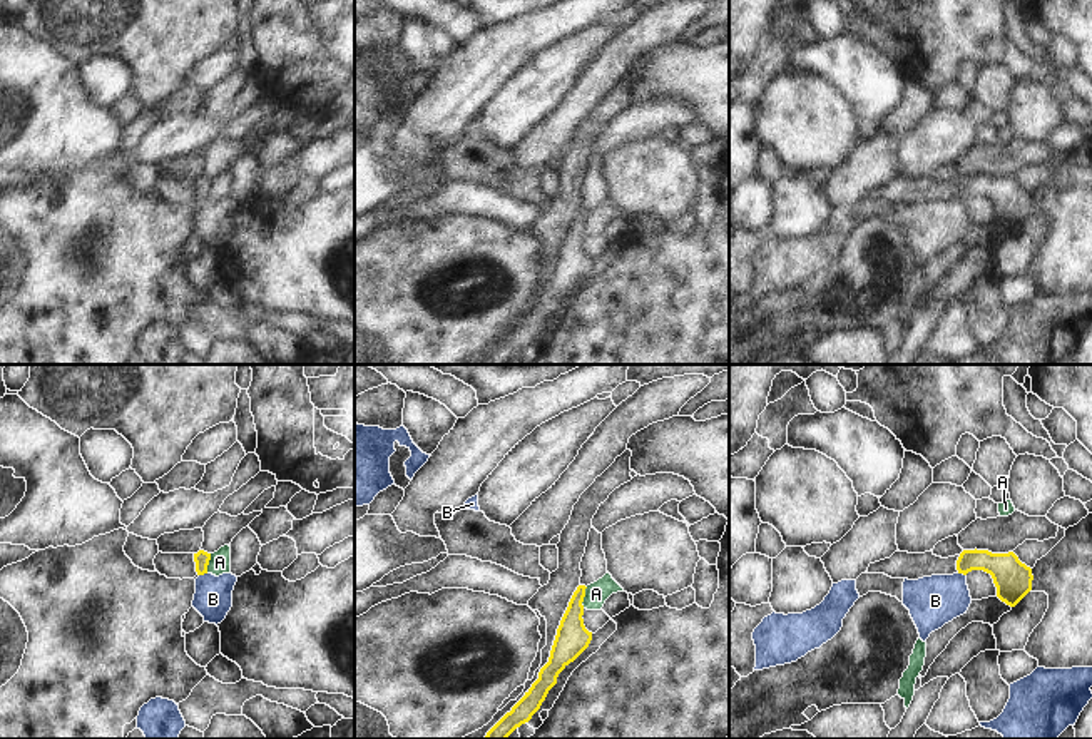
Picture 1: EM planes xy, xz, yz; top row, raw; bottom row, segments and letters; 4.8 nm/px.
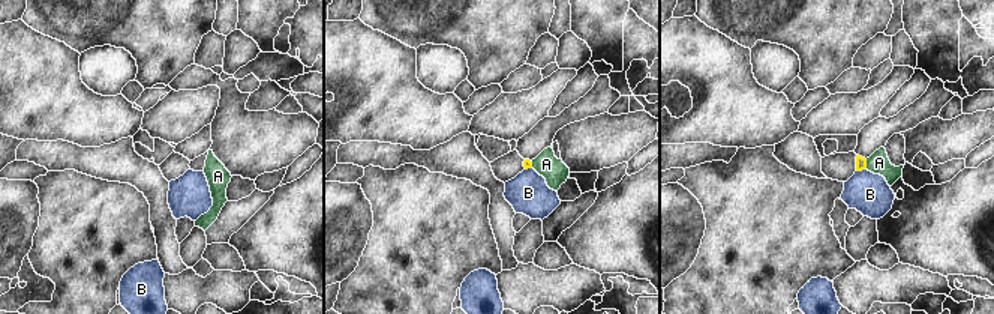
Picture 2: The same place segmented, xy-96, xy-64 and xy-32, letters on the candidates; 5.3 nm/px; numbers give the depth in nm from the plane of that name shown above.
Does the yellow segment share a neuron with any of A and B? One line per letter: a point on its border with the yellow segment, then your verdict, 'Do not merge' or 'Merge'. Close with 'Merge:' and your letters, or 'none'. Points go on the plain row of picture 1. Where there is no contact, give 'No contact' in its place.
A: Touches yellow at xz (582, 223). Do not merge
B: Touches yellow at xy (203, 199). Do not merge
Merge: none.

